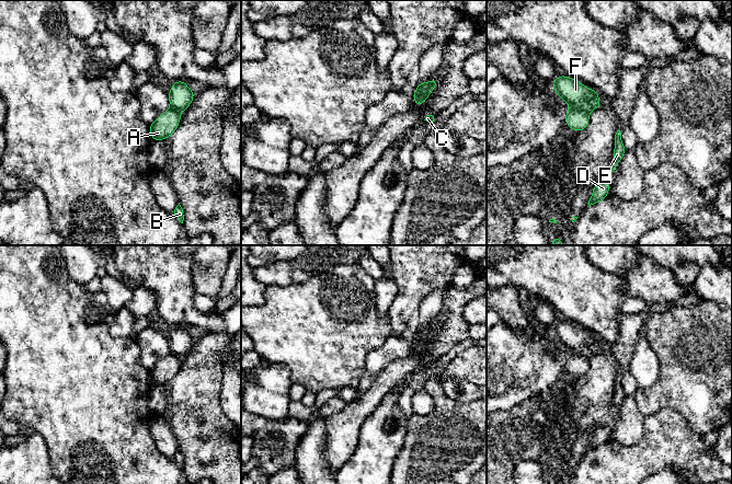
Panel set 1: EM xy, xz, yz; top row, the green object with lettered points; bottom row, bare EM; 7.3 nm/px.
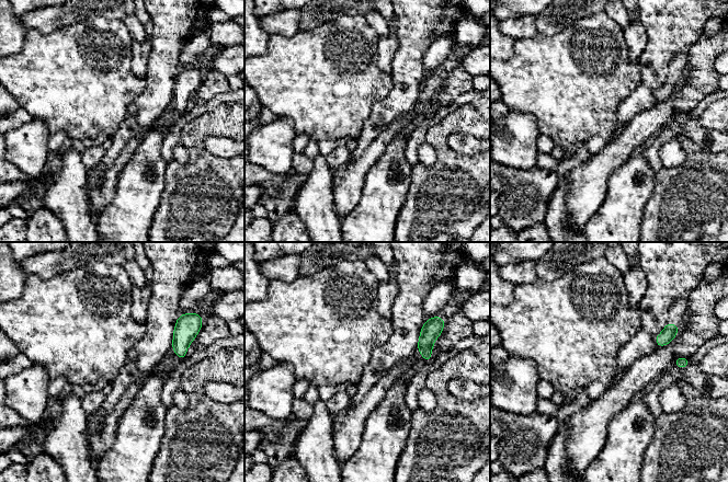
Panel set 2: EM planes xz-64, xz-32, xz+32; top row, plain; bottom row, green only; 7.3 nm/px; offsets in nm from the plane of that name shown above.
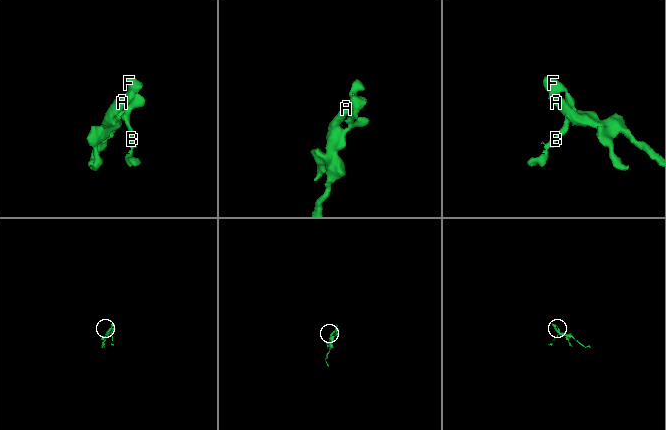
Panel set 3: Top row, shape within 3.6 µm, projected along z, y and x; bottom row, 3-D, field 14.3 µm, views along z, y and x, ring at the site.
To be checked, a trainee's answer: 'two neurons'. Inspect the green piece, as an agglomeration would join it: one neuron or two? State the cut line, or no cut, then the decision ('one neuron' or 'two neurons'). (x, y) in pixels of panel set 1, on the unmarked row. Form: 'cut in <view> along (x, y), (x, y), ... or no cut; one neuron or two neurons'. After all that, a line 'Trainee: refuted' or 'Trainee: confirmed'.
cut in xz along (425, 330), (414, 348); two neurons
Trainee: confirmed

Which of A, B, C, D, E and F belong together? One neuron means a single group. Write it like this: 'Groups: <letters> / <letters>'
Groups: A / B C D E F

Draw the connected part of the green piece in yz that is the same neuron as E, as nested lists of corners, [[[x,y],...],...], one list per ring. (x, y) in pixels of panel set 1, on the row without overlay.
[[[617,376],[615,383],[614,383],[614,388],[615,388],[615,395],[614,395],[615,406],[613,407],[610,412],[610,417],[615,416],[616,412],[621,407],[621,404],[625,397],[627,396],[622,389],[620,376]]]

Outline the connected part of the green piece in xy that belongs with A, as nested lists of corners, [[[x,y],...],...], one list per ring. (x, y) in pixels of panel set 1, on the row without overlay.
[[[168,355],[149,370],[152,387],[169,383],[180,370],[181,358],[175,355]]]

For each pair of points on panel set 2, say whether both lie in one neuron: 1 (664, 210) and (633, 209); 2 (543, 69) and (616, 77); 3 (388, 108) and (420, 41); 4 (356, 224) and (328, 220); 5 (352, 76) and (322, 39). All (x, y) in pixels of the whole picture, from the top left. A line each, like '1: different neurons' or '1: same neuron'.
1: different neurons
2: same neuron
3: same neuron
4: different neurons
5: same neuron

